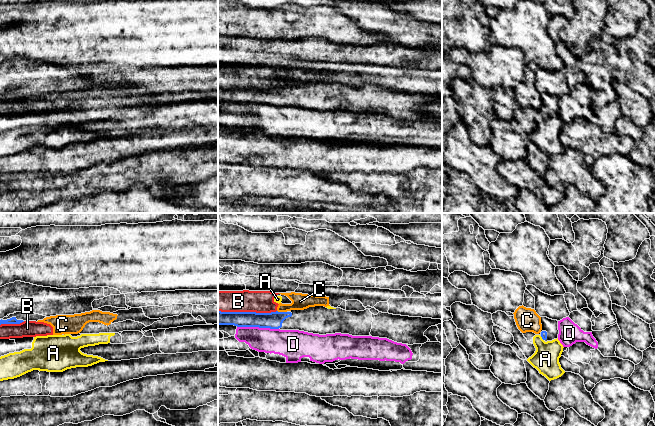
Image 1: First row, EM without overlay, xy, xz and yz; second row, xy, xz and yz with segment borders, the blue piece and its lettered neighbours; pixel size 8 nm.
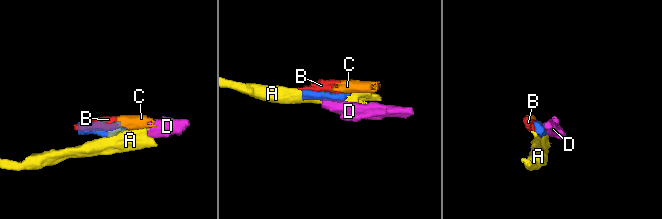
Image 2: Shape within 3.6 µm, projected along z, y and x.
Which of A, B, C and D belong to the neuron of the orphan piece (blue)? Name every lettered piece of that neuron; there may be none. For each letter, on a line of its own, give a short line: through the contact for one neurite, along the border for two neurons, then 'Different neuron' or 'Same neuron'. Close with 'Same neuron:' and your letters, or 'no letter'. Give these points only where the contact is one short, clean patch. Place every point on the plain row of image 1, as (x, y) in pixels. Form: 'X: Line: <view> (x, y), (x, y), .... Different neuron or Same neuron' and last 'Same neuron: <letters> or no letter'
A: Line: yz (540, 112), (543, 116). Different neuron
B: Different neuron
C: Line: xz (277, 86), (286, 88). Different neuron
D: Line: xz (237, 102), (258, 102), (278, 105). Different neuron
Same neuron: no letter

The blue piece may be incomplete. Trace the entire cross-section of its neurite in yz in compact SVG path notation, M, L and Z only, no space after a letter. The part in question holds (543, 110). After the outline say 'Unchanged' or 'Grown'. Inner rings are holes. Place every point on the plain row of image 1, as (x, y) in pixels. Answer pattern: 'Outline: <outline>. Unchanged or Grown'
Outline: M541 93L541 100L542 106L539 111L545 118L558 114L559 106L557 96L552 96L547 93Z. Grown

